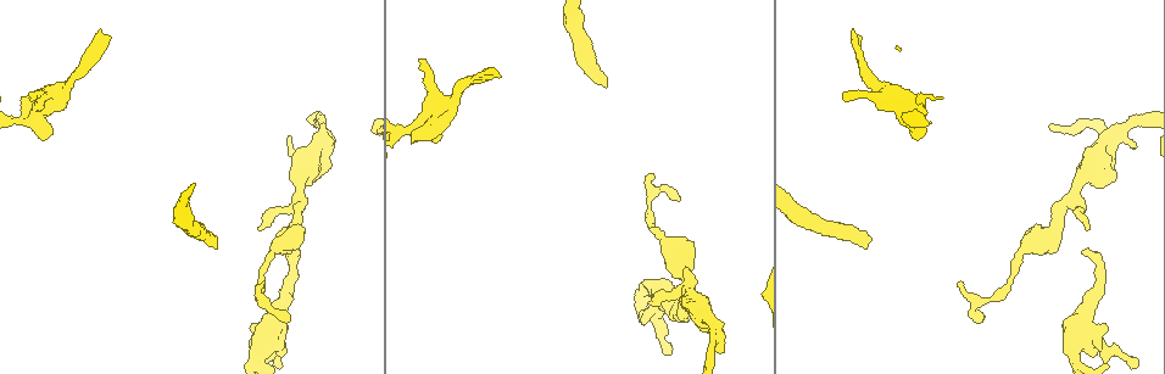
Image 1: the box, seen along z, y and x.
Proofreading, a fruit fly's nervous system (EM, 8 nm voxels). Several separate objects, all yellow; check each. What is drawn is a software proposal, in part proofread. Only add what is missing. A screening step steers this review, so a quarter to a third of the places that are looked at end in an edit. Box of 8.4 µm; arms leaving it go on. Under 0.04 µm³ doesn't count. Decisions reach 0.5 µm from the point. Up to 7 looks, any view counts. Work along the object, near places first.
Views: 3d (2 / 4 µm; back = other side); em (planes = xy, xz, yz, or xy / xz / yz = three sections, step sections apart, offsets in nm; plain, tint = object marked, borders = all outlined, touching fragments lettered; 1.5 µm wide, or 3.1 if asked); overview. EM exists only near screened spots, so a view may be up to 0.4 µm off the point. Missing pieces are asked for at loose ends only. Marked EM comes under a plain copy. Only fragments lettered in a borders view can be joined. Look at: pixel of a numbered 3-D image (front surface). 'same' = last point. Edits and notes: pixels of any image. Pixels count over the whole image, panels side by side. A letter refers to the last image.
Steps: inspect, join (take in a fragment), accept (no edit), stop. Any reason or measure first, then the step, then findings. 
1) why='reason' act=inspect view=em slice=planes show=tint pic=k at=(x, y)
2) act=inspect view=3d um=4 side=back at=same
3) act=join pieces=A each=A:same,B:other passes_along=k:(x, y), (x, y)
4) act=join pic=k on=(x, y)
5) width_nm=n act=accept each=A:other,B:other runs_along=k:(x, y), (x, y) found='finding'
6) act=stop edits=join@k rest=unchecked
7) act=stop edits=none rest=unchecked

why='free end' act=inspect view=em slice=xz step=4 show=tint pic=1 at=(642, 322)

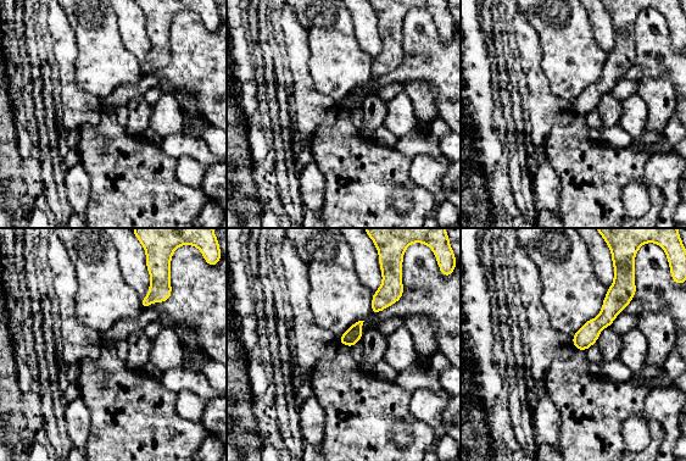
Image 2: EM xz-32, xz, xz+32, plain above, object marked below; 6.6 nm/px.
act=inspect view=em slice=xz step=4 show=borders at=same

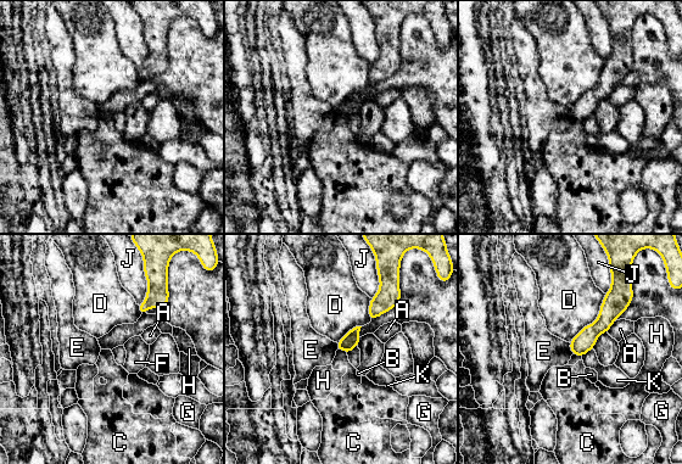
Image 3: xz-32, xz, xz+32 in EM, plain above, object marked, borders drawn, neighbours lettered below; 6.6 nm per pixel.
act=accept each=A:other,B:other,C:other,D:other,E:other,F:other,G:other,H:other,J:other,K:other found='none of them fits'

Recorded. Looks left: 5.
why='an open end' act=inspect view=em slice=planes show=borders pic=1 at=(290, 317)

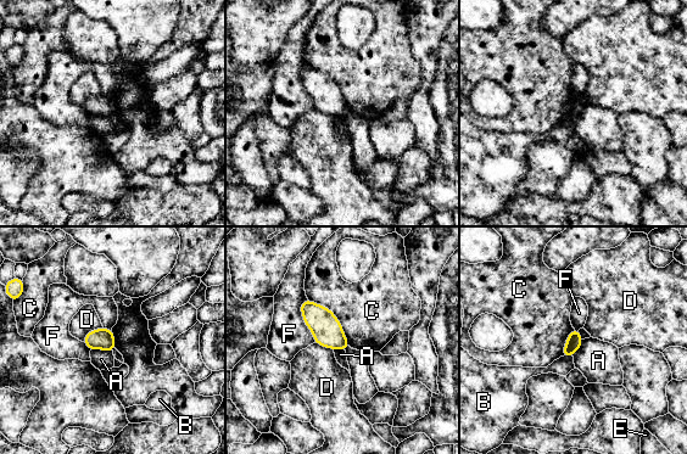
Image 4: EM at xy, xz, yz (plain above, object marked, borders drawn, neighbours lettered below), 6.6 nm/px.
width_nm=100 act=accept each=A:other,B:other,C:other,D:other,E:other,F:other border=4:(307, 300), (334, 314), (350, 346) found='none of them fits'

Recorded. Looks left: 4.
why='branch stops here' act=inspect view=em slice=yz step=4 show=borders pic=1 at=(865, 248)

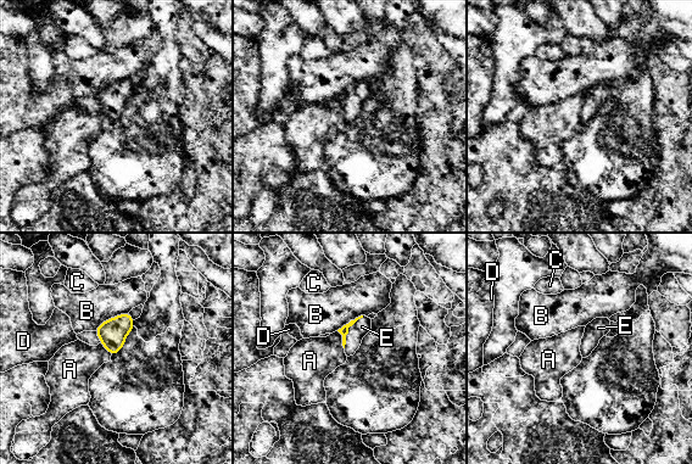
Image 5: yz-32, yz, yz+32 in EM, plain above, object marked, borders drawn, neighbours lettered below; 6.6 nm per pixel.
act=inspect view=em slice=planes show=borders at=same

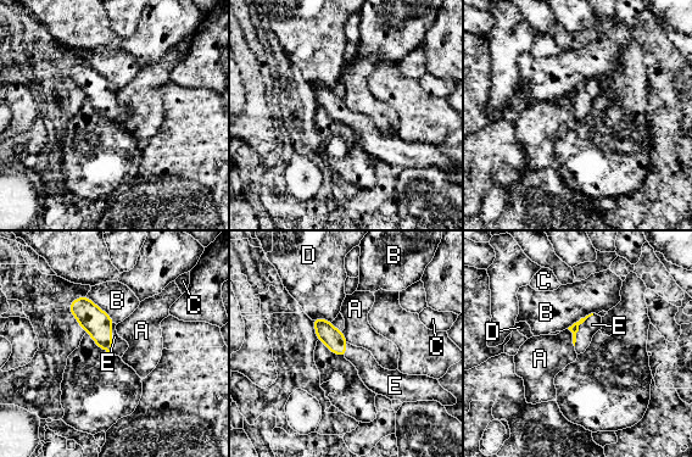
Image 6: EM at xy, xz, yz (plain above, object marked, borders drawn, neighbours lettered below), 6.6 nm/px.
longest_contact=B:260nm act=join pieces=E each=A:other,B:other,C:other,D:other,E:same found='it goes on there'

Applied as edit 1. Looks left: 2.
act=stop edits=join@6 rest=unchecked

